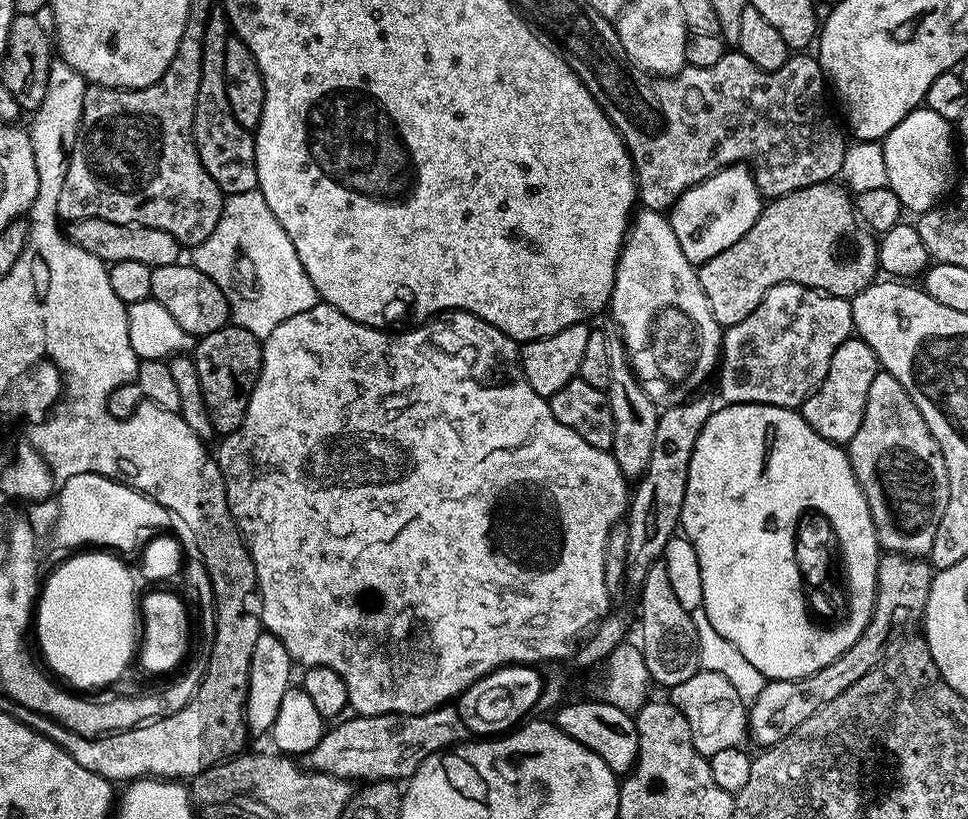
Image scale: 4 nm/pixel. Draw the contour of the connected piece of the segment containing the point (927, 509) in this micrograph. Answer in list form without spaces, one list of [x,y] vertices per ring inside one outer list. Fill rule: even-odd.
[[[883,370],[877,372],[870,386],[870,398],[866,398],[866,414],[862,418],[862,426],[858,426],[858,434],[854,434],[846,451],[860,489],[864,491],[881,549],[903,556],[927,557],[934,546],[934,534],[938,534],[942,514],[946,514],[948,471],[942,450],[938,442],[934,442],[930,426],[926,426],[926,418],[922,418],[918,406],[914,406],[910,394],[906,394],[898,378]]]

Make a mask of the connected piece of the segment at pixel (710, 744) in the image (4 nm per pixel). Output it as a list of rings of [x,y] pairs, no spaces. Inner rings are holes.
[[[699,671],[694,678],[686,678],[678,686],[670,690],[671,703],[690,722],[690,734],[694,738],[694,746],[703,756],[718,754],[718,750],[730,750],[741,747],[748,736],[748,708],[738,696],[734,686],[718,673]]]

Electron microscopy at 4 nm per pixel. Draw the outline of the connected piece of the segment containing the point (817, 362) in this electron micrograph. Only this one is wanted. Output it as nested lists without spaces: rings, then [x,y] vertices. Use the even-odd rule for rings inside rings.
[[[779,284],[765,294],[762,302],[742,322],[724,328],[722,332],[722,355],[718,365],[718,380],[720,376],[720,392],[718,396],[724,404],[773,404],[779,408],[799,409],[804,399],[820,385],[822,378],[826,378],[826,370],[830,370],[830,358],[834,358],[834,350],[842,346],[844,340],[853,335],[852,327],[852,301],[842,296],[832,296],[829,292],[819,292],[817,288],[807,288],[801,284]]]

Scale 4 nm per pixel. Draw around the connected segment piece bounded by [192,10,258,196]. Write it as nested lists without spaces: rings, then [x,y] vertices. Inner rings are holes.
[[[223,11],[208,13],[204,27],[202,46],[202,78],[198,82],[198,98],[194,106],[194,126],[192,136],[196,139],[196,149],[205,170],[218,182],[221,192],[228,196],[243,192],[257,191],[258,170],[256,169],[256,141],[247,128],[238,126],[234,110],[230,110],[230,98],[226,98],[226,42],[230,38],[228,17]]]

